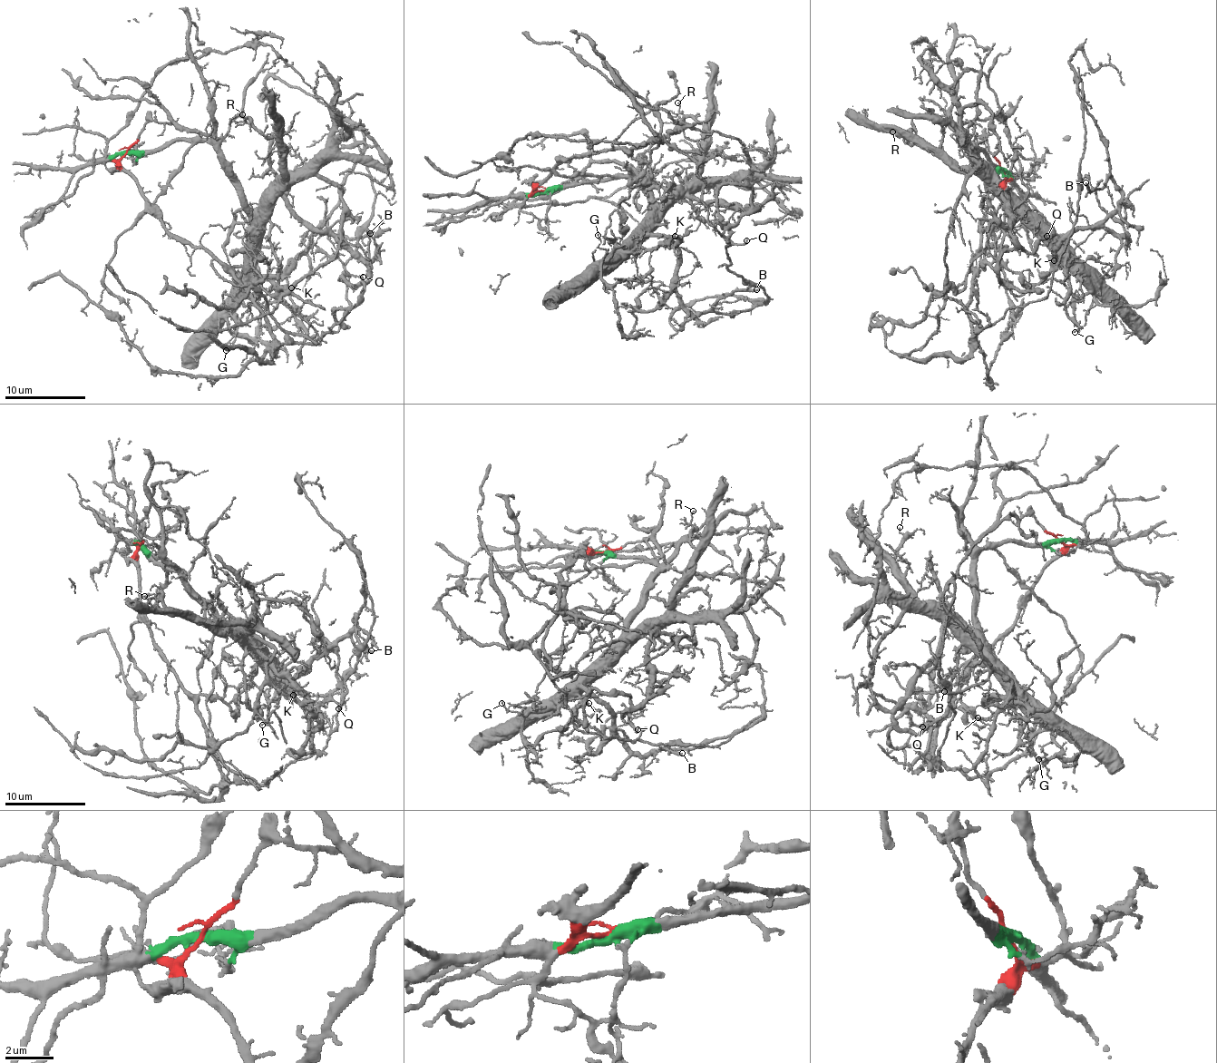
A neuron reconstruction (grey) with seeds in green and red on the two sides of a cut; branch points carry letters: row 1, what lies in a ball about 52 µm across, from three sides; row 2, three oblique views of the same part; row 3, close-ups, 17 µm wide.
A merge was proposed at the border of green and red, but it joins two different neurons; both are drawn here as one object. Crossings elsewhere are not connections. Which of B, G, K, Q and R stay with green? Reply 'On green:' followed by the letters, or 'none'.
On green: B, G, K, Q, R

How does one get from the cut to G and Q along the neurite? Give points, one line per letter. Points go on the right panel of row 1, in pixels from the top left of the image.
G: (1003, 170), (977, 145), (978, 166), (1021, 213), (1021, 219), (1092, 295), (1096, 305), (1074, 332)
Q: (1003, 170), (977, 145), (978, 166), (1011, 196), (997, 183), (1017, 242), (1029, 252), (1052, 237), (1046, 237)

